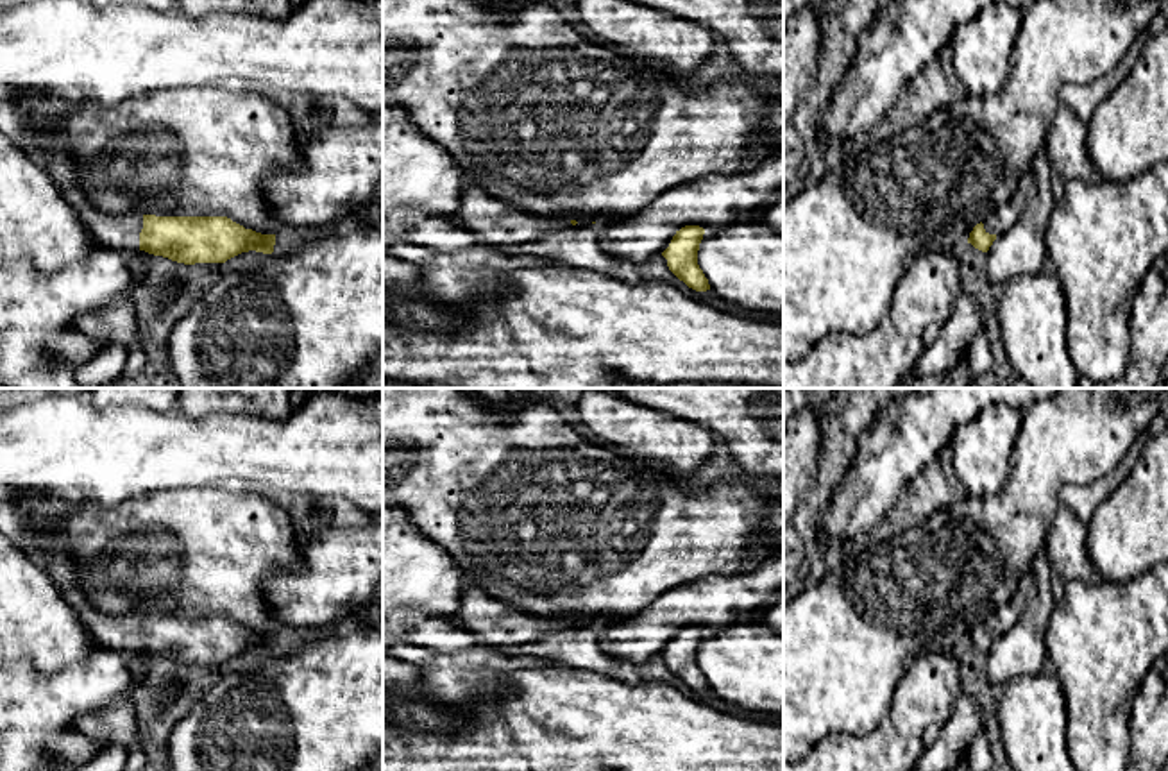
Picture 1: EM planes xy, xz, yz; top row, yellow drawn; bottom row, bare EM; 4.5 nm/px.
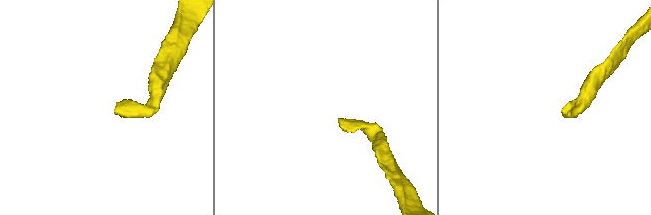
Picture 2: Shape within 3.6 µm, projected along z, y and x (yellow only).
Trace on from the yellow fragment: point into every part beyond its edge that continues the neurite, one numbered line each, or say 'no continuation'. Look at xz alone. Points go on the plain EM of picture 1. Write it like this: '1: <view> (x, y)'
1: xz (499, 625)

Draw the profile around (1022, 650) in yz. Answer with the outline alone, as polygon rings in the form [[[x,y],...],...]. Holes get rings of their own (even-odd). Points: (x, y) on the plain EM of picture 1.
[[[1043,547],[1030,565],[1036,594],[1021,619],[1000,635],[987,651],[989,683],[998,694],[1005,683],[1032,676],[1046,667],[1046,626],[1057,599],[1052,587],[1052,567]]]

